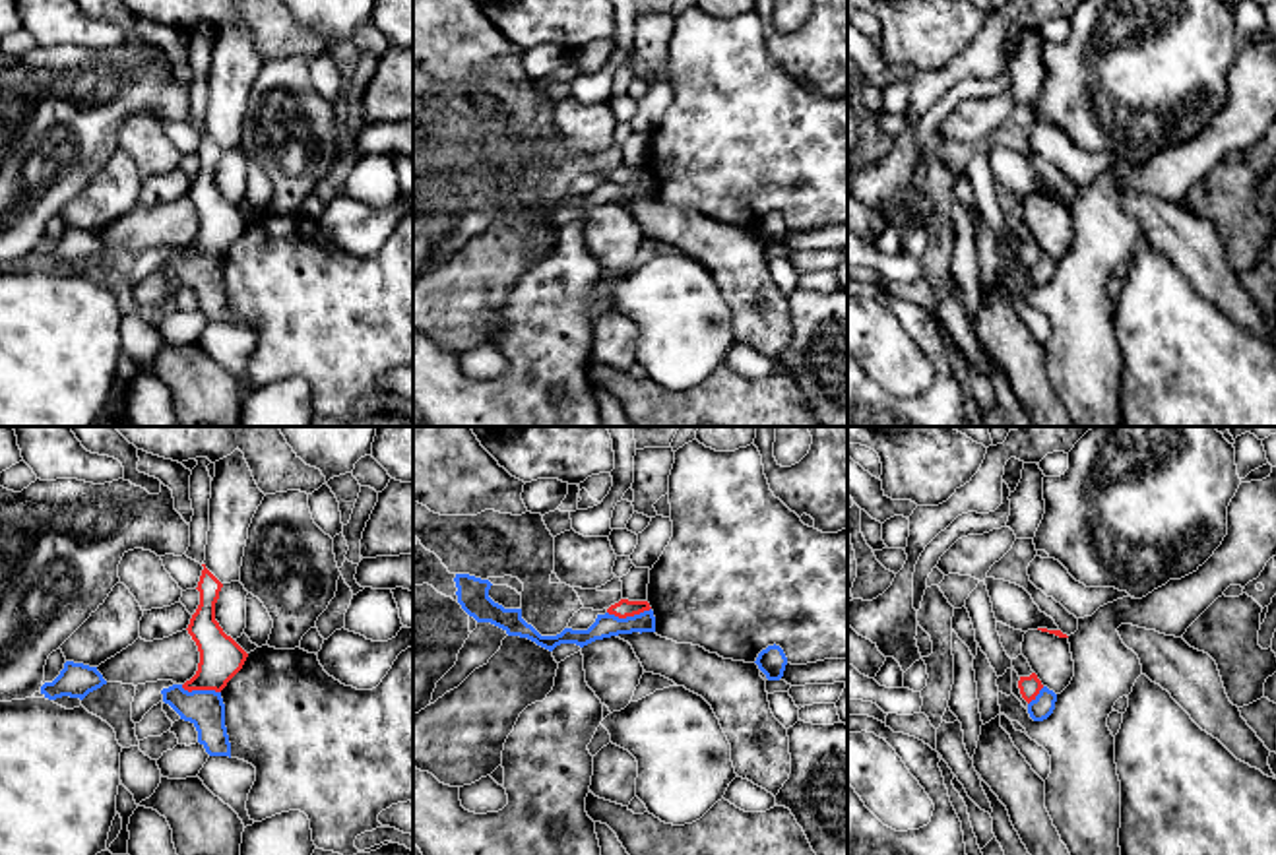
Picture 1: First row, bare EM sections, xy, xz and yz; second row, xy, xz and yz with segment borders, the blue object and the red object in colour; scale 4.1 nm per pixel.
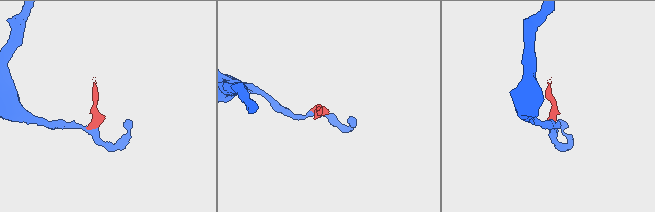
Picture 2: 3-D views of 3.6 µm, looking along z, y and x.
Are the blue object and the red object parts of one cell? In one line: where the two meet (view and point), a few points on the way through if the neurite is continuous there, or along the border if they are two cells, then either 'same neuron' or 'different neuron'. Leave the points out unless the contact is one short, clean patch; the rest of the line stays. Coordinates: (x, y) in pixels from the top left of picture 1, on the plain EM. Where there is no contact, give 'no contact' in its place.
contact xz (629, 183); border xz (650, 173), (625, 183), (607, 179); different neuron

